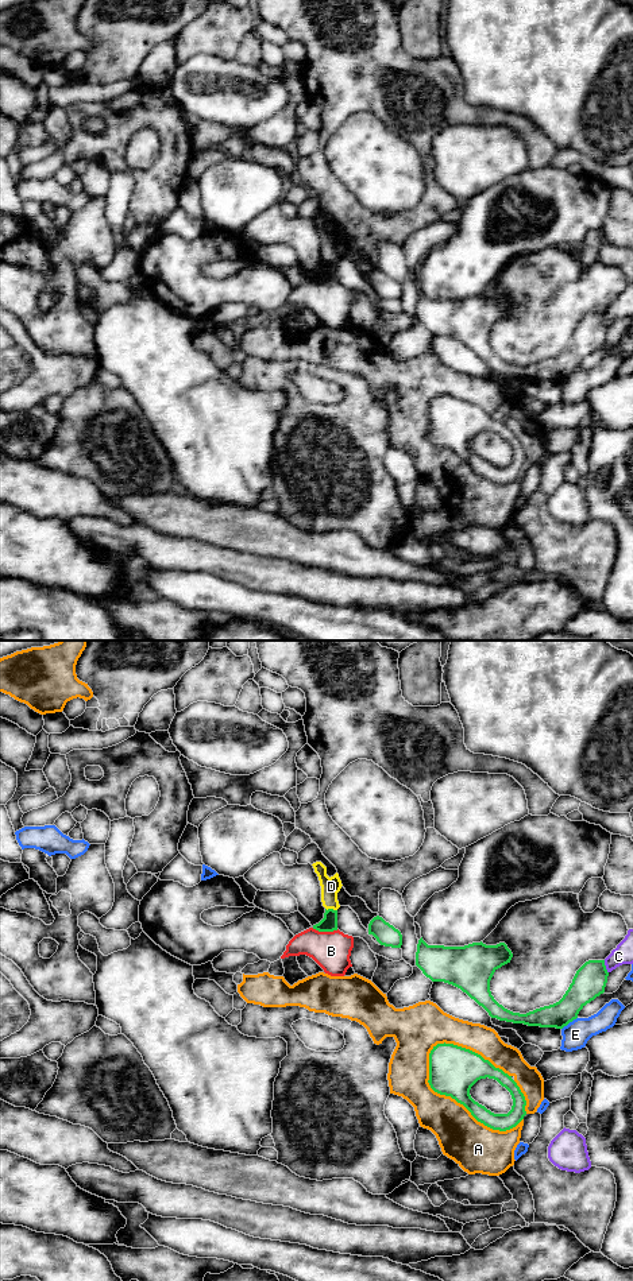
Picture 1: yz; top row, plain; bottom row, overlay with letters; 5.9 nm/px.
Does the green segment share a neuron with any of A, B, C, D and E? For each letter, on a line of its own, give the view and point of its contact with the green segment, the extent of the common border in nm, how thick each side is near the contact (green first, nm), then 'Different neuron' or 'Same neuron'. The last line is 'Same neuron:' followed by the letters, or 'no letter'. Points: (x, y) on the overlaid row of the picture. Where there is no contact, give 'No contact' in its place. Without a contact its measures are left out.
A: Touches green at yz (456, 1100). Shared border 700 nm. Thickness 280 nm (green) against 280 nm. Different neuron
B: Touches green at yz (325, 931). Shared border 160 nm. Thickness 100 nm (green) against 220 nm. Different neuron
C: Touches green at yz (605, 967). Shared border 80 nm. Thickness 190 nm (green) against 110 nm. Different neuron
D: Touches green at yz (331, 909). Shared border 70 nm. Thickness 100 nm (green) against 110 nm. Different neuron
E: Touches green at yz (568, 1022). Shared border 120 nm. Thickness 180 nm (green) against 160 nm. Different neuron
Same neuron: no letter

